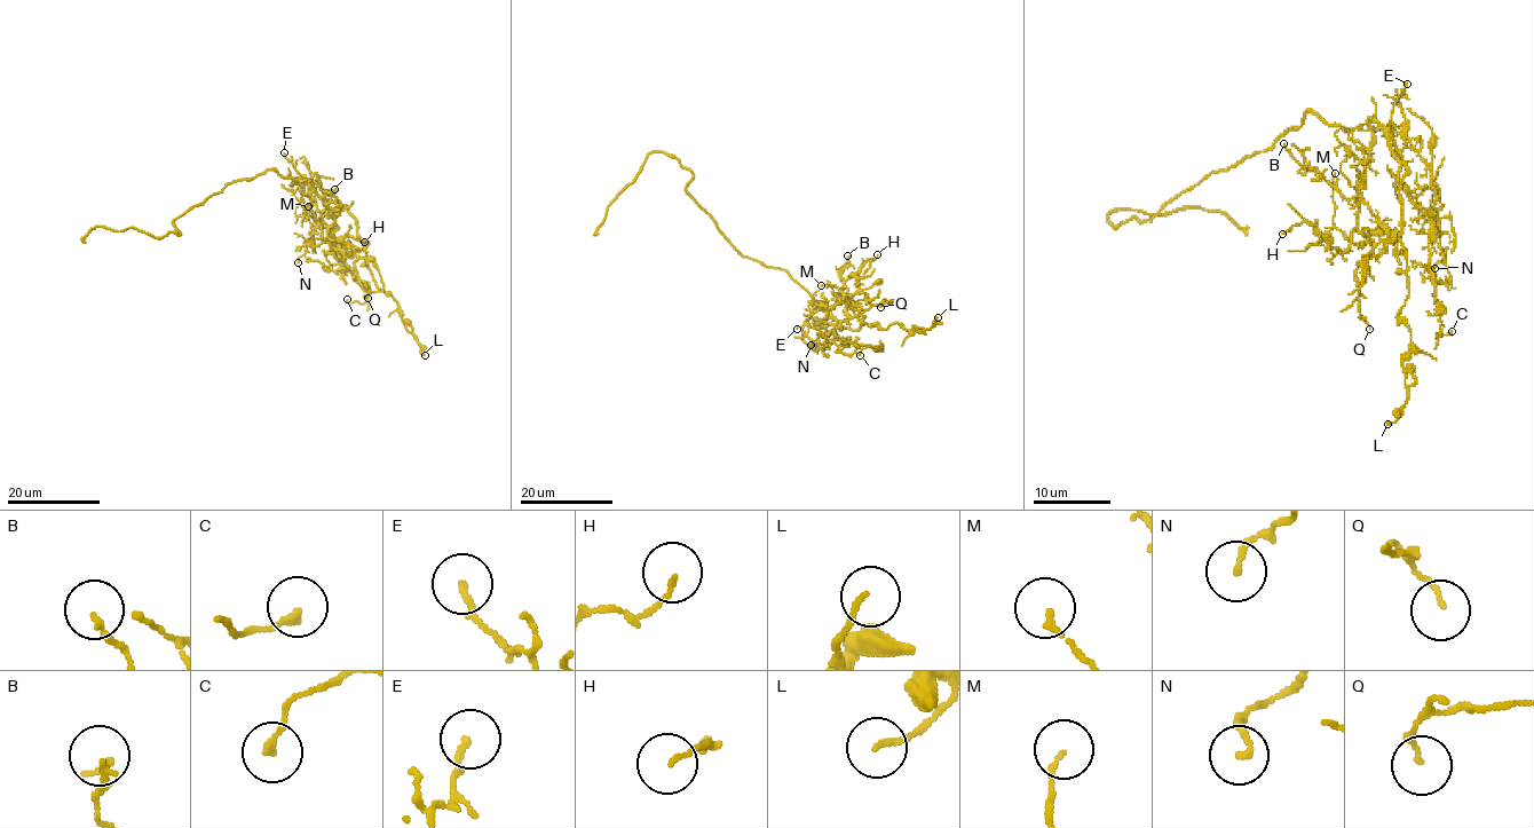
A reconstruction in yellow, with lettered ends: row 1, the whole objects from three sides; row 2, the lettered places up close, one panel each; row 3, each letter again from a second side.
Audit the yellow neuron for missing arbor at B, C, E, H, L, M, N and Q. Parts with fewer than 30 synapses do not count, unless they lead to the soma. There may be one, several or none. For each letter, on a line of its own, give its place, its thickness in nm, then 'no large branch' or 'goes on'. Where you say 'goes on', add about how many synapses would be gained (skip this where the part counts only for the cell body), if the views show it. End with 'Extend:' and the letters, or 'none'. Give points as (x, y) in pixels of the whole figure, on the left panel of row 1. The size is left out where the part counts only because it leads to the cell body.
B: (334, 189) | 100 nm | no large branch
C: (347, 299) | 170 nm | no large branch
E: (284, 152) | 140 nm | no large branch
H: (364, 242) | 110 nm | no large branch
L: (425, 355) | 120 nm | no large branch
M: (308, 206) | 120 nm | no large branch
N: (298, 262) | 140 nm | no large branch
Q: (368, 298) | 120 nm | no large branch
Extend: none

